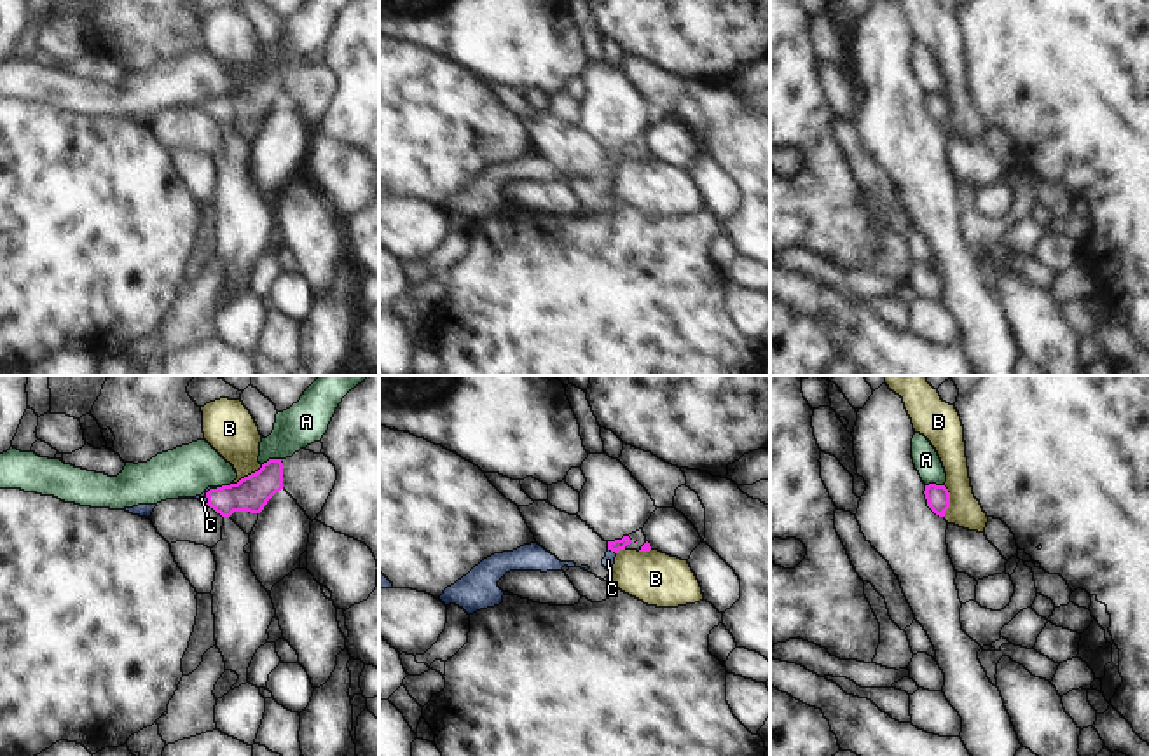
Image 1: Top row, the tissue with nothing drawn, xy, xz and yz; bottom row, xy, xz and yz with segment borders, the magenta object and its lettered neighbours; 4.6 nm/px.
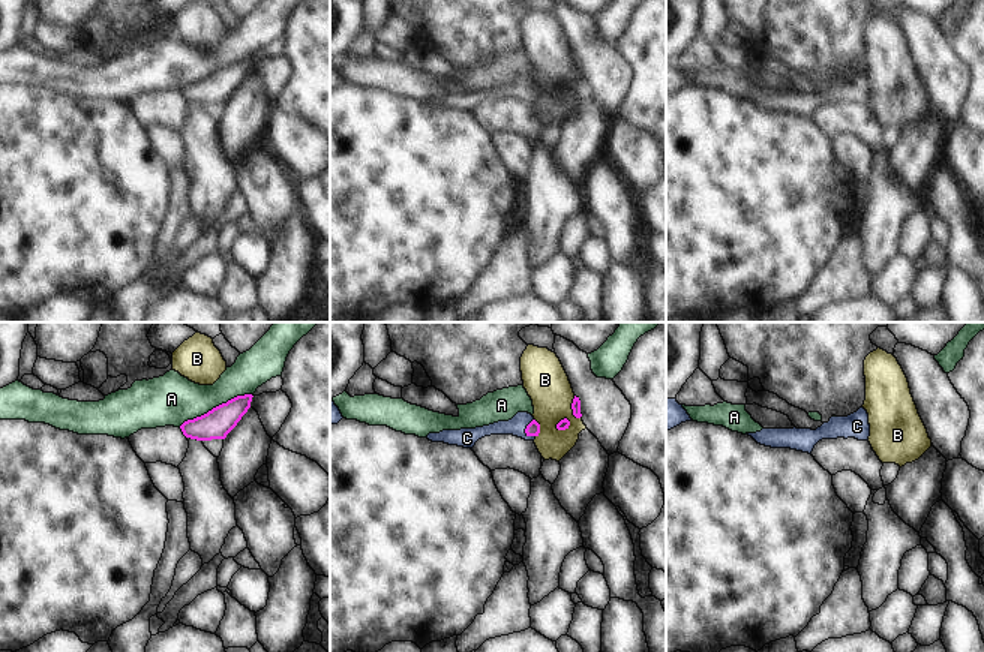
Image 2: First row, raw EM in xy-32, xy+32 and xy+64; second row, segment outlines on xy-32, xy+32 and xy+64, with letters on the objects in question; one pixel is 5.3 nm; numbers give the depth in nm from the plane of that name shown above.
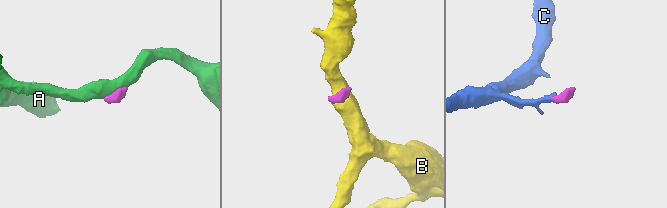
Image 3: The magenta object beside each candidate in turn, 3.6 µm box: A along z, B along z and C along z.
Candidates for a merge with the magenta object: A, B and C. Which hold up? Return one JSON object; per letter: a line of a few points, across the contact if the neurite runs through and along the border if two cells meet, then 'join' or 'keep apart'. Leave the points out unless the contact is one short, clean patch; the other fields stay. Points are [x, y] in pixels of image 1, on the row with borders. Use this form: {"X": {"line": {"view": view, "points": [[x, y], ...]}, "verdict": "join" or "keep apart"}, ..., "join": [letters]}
{"A": {"line": {"view": "xy", "points": [[280, 458], [269, 458], [262, 465]]}, "verdict": "keep apart"}, "B": {"line": {"view": "yz", "points": [[943, 484], [949, 493], [945, 515]]}, "verdict": "keep apart"}, "C": {"line": {"view": "xz", "points": [[617, 545], [612, 550], [608, 561]]}, "verdict": "join"}, "join": ["C"]}

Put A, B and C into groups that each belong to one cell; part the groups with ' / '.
A / B / C

